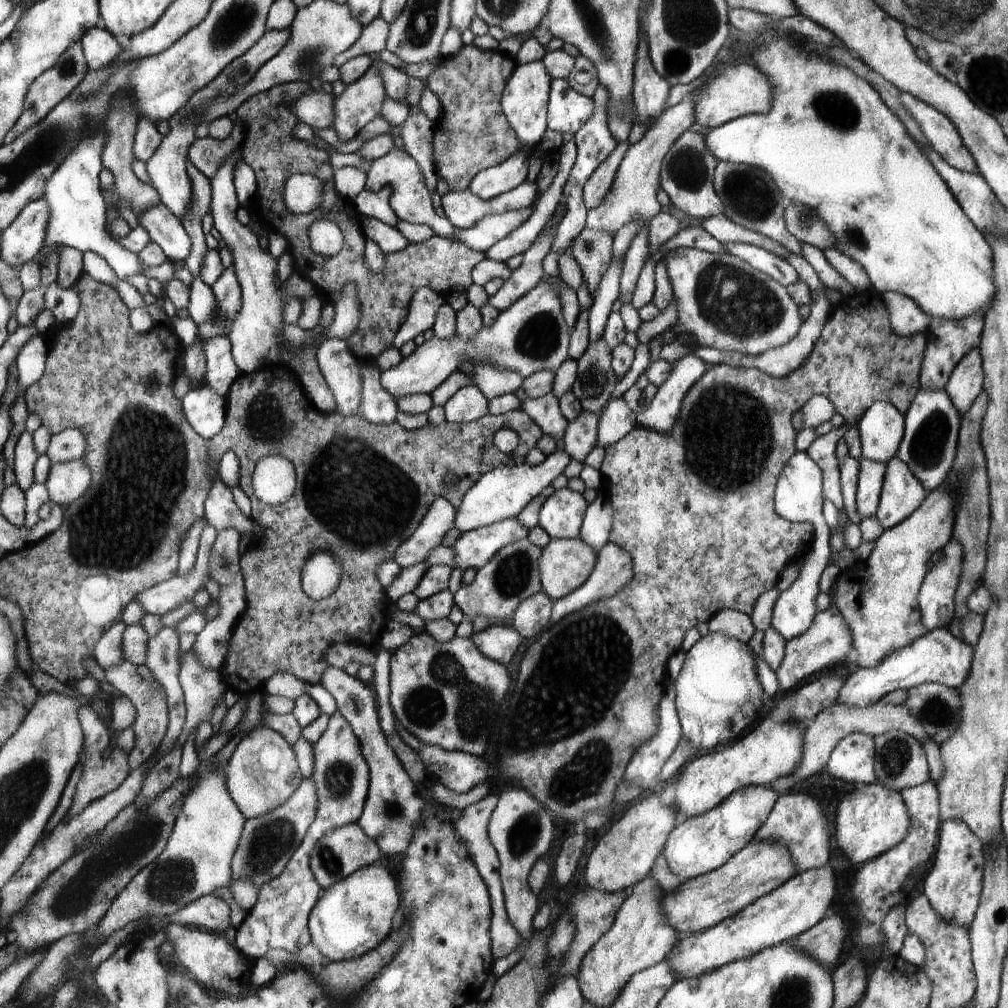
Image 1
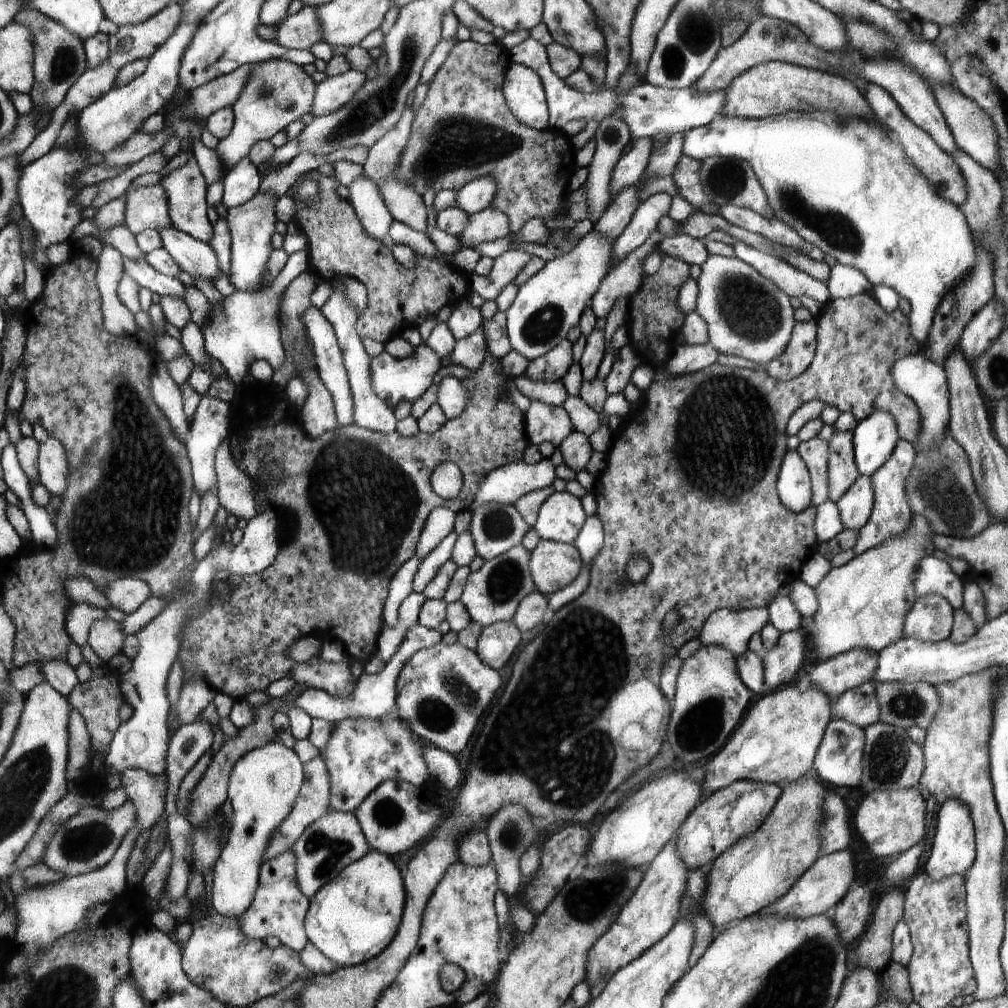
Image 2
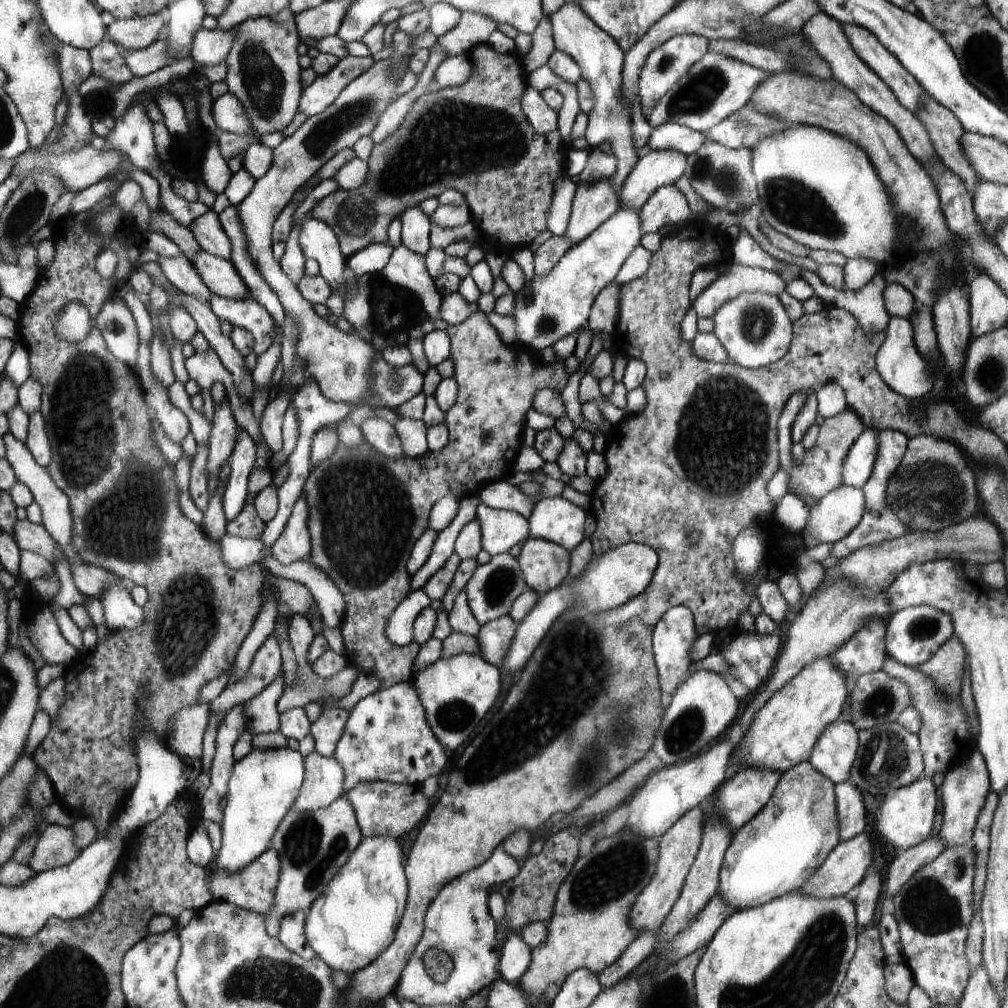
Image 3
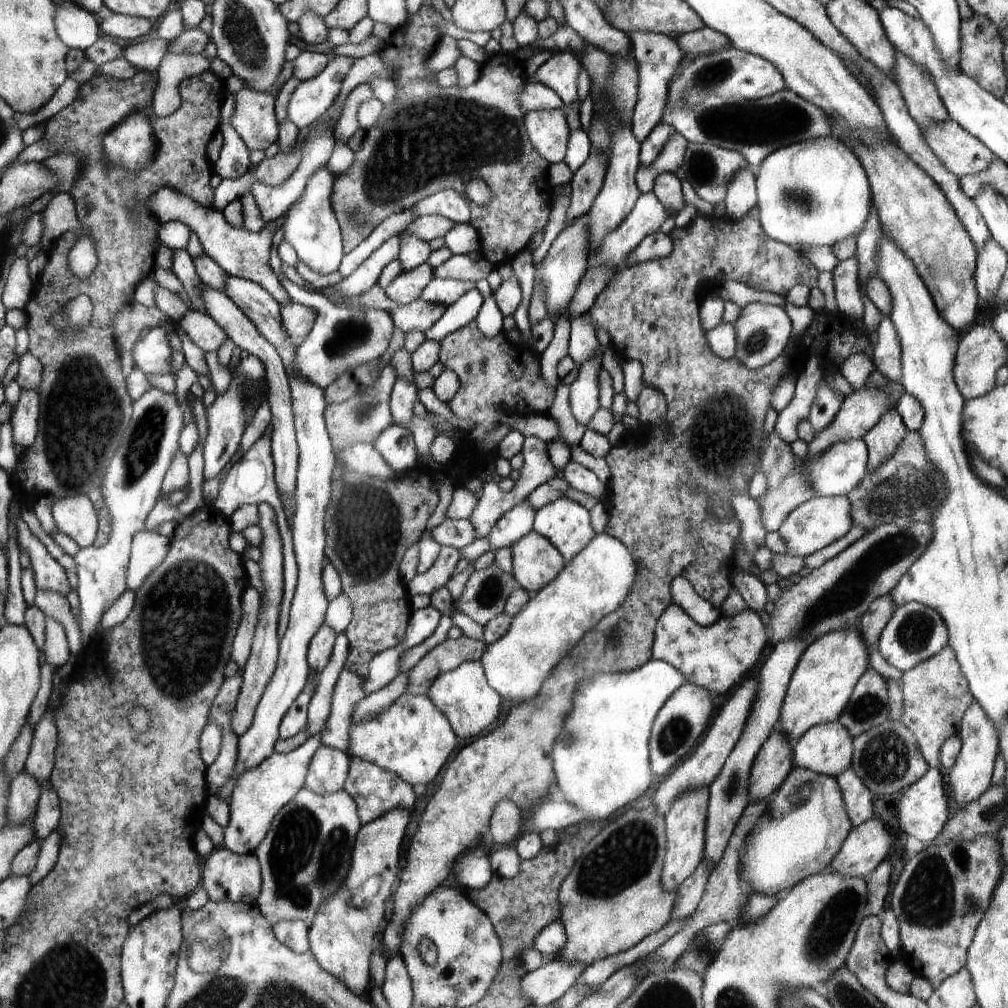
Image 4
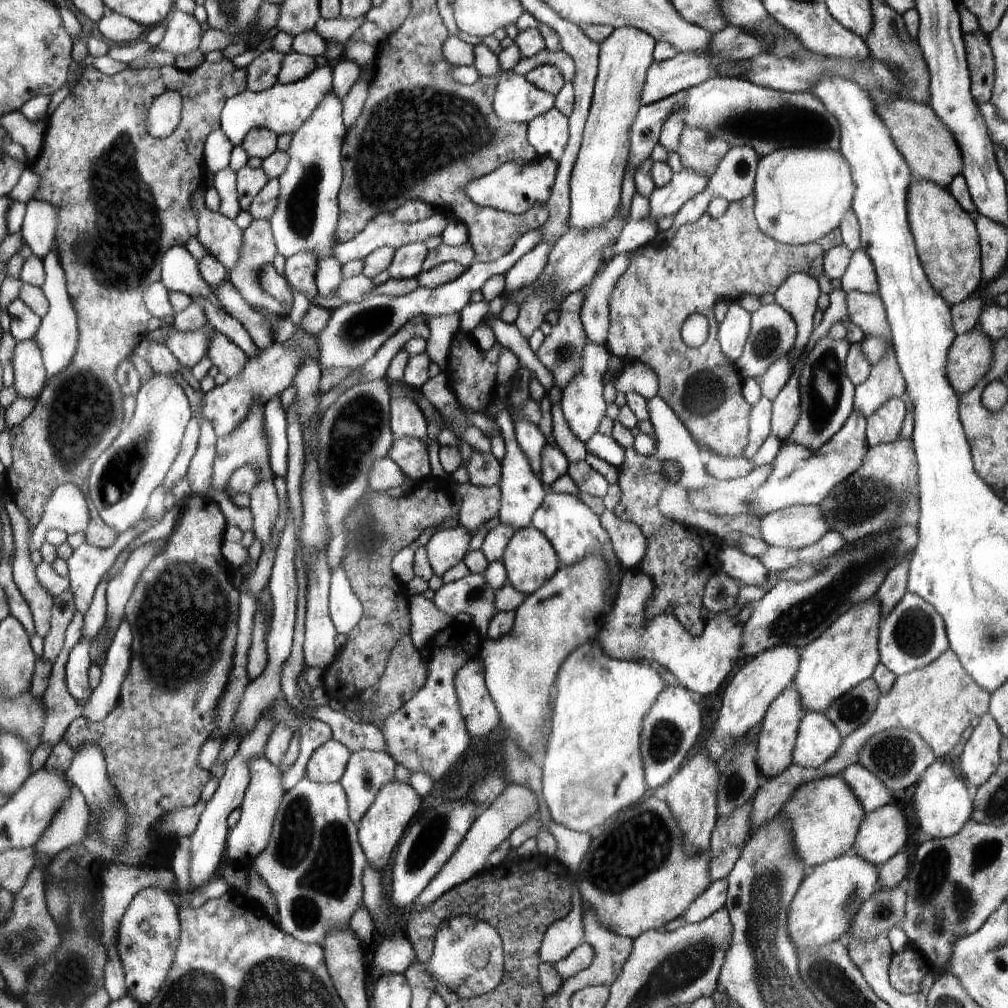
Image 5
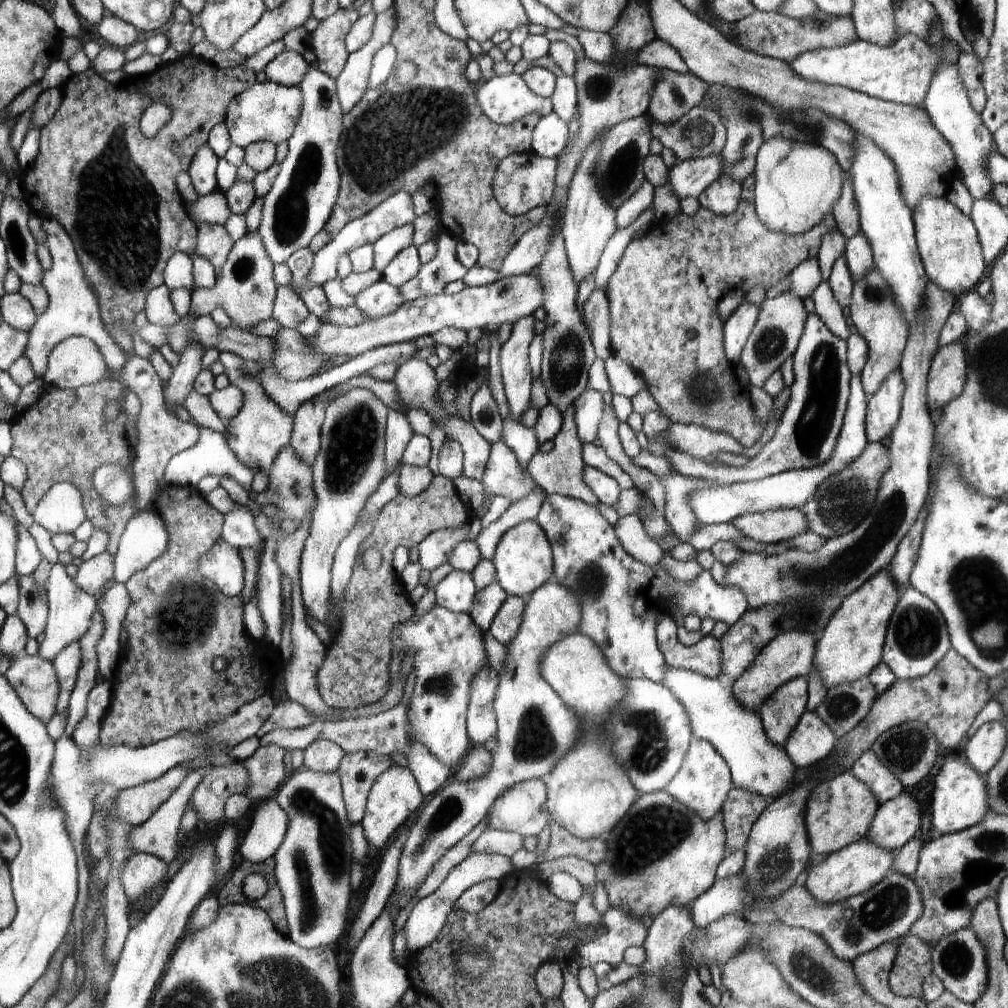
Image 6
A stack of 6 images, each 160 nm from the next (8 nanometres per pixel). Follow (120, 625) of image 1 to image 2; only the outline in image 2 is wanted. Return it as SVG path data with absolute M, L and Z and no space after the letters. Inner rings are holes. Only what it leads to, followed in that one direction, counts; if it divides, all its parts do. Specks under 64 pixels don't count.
M83 602L72 606L72 614L66 622L66 628L74 643L82 647L89 643L90 629L94 621L107 619L110 619L108 610Z

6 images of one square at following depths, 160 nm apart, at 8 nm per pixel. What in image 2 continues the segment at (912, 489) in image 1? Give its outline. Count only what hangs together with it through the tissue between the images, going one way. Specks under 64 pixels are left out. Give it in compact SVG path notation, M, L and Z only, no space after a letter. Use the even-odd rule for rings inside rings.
M900 438L888 460L871 474L875 505L869 522L859 530L857 545L853 548L856 555L863 553L870 547L881 545L882 542L889 541L891 538L899 537L906 532L906 529L909 529L912 512L910 502L908 502L906 482L907 478L910 478L910 472L914 470L916 455L914 444Z

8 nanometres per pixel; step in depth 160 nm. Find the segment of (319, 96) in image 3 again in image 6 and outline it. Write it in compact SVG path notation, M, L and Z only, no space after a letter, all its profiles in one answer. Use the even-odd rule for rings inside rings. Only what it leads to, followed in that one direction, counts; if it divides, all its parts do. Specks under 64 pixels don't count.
M267 80L264 83L254 83L229 102L228 116L224 124L229 130L231 142L240 148L259 140L267 140L277 145L293 136L296 121L300 119L303 111L304 98L300 88L287 87Z

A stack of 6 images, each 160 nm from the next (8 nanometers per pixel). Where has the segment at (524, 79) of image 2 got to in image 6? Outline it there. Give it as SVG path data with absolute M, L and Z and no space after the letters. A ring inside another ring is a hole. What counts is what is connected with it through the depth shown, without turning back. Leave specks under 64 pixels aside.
M554 112L541 117L533 130L531 152L542 158L558 159L570 141L568 125Z

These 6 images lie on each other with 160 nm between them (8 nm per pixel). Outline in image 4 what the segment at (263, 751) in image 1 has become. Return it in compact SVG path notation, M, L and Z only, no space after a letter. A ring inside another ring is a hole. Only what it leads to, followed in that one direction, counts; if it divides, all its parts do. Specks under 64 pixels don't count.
M321 732L308 737L304 744L287 753L272 753L255 767L243 770L234 783L229 796L229 819L223 828L223 846L237 855L256 853L258 846L264 842L280 810L297 796L312 758L321 744Z

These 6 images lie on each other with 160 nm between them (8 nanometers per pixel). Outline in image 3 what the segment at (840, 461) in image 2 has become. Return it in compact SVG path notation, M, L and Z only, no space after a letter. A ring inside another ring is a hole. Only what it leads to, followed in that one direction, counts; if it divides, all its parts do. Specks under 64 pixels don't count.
M795 392L786 401L780 416L778 417L776 430L778 437L778 465L789 474L789 492L796 493L800 498L802 493L808 493L816 500L821 499L825 494L832 493L834 489L840 488L843 484L843 465L846 458L856 444L856 440L865 430L865 423L850 408L846 409L837 417L825 420L819 428L819 435L814 446L805 452L801 465L795 465L790 456L792 446L792 425L798 413L807 403L807 396L802 392Z

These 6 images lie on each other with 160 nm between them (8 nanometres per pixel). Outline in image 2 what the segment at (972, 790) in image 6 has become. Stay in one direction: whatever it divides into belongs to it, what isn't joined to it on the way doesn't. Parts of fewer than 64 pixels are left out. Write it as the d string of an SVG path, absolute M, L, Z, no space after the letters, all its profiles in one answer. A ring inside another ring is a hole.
M916 787L870 792L860 800L854 815L856 834L862 838L862 842L874 856L898 856L922 840L928 827L928 819L924 820L926 805L928 804L924 804L920 789Z

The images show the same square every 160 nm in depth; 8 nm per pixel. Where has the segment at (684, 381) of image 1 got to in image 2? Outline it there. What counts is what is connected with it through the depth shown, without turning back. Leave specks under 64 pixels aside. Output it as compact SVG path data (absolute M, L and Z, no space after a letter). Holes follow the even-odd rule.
M708 342L704 345L676 345L674 354L668 360L669 376L690 374L704 370L717 362L719 352Z

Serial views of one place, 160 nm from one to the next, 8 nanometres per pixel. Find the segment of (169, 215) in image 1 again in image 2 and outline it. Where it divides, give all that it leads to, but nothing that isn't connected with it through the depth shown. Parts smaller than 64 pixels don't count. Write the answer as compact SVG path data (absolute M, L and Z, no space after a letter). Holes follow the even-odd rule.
M175 225L163 228L160 232L166 250L178 261L181 270L188 272L190 276L215 281L220 267L216 253L208 243L192 238L189 234L178 230Z

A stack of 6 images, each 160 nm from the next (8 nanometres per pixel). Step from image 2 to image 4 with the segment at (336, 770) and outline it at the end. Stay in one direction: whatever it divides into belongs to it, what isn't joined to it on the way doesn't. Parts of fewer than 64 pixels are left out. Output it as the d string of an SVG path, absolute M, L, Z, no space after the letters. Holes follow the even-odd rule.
M402 693L386 710L349 726L348 754L397 774L412 786L432 782L455 752L458 737L429 695Z

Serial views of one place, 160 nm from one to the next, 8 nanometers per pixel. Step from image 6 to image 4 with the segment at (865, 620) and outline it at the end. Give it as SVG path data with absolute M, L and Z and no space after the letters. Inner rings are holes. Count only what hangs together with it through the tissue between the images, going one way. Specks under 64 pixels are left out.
M859 629L832 631L817 638L800 657L789 682L777 725L787 742L794 746L813 726L836 722L852 698L857 682L869 668L868 647Z

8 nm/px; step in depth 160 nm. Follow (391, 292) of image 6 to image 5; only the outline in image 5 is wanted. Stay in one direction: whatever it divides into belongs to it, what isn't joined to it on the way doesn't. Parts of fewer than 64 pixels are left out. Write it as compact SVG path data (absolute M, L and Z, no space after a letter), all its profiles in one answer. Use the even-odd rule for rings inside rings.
M542 227L530 230L516 242L516 247L502 258L489 263L479 263L475 260L456 280L434 287L419 286L416 290L401 297L389 297L372 292L361 302L346 302L341 308L331 309L325 329L317 335L319 355L317 363L324 369L361 369L382 348L382 345L407 320L416 315L442 316L442 314L460 313L476 290L481 290L484 283L494 275L505 275L511 268L533 248L543 241Z

